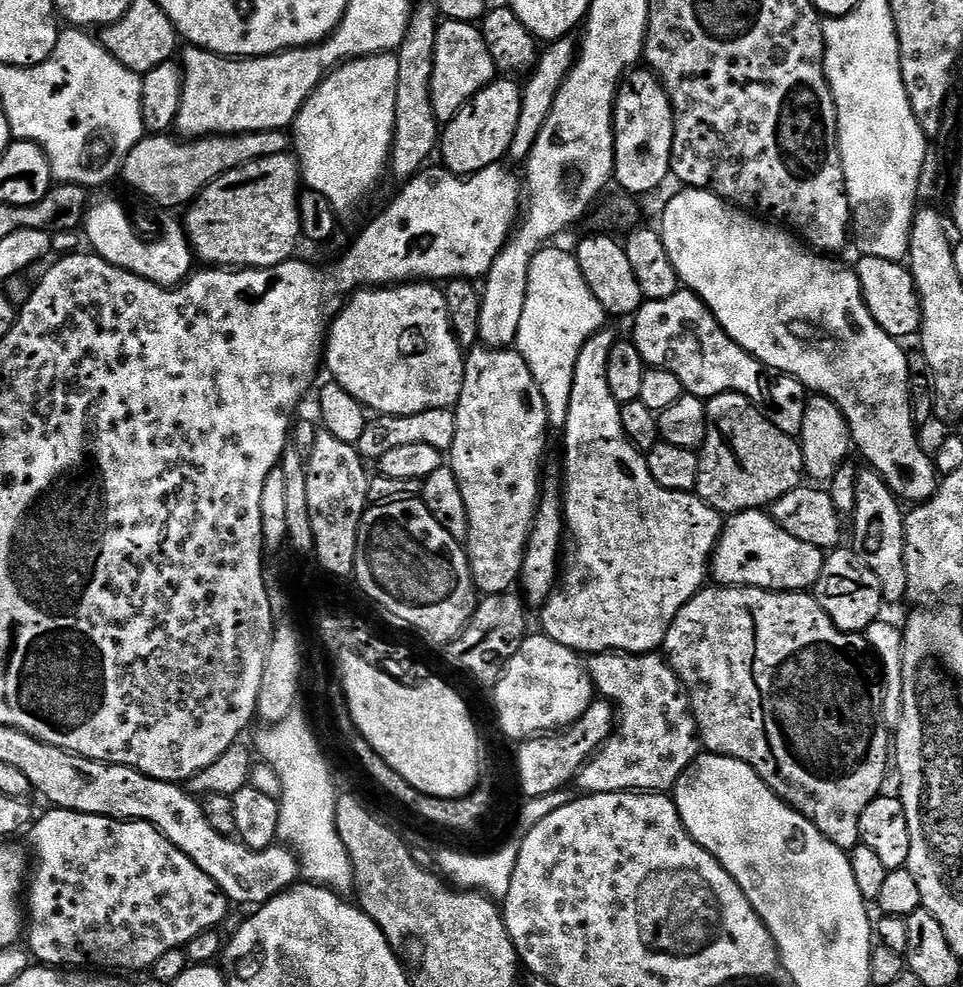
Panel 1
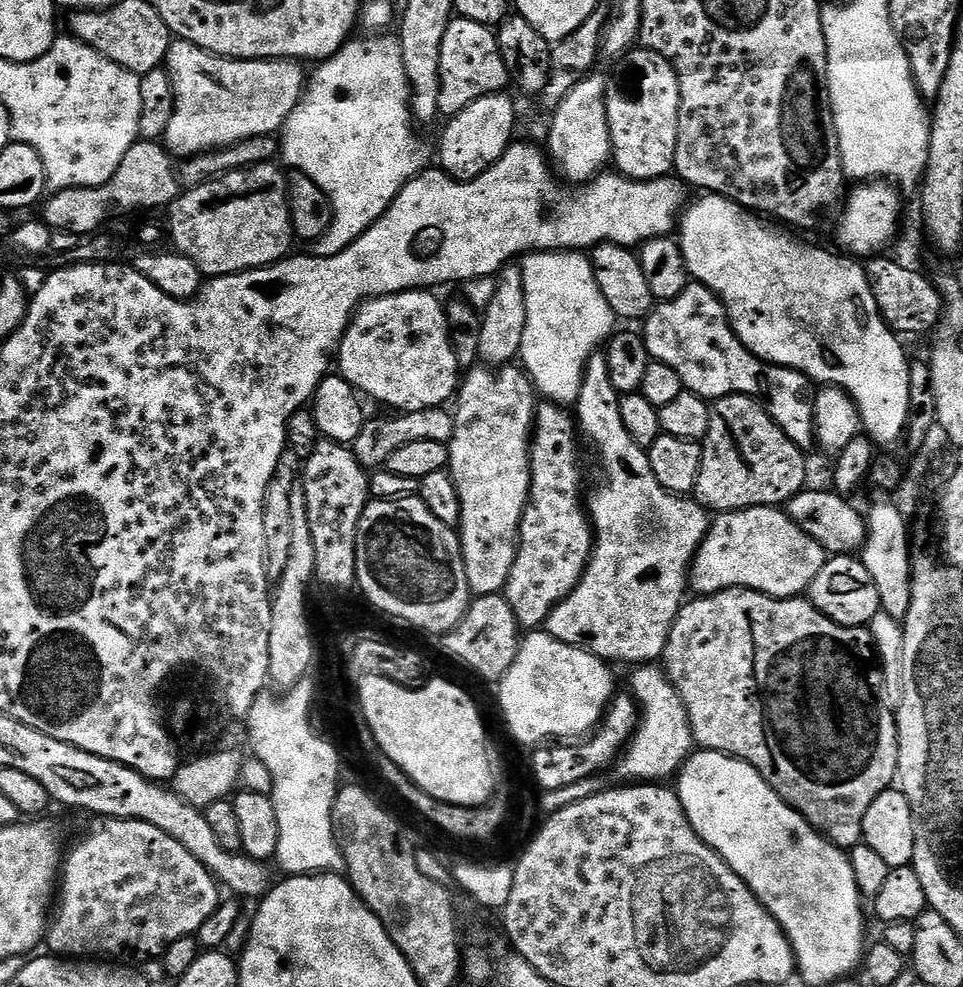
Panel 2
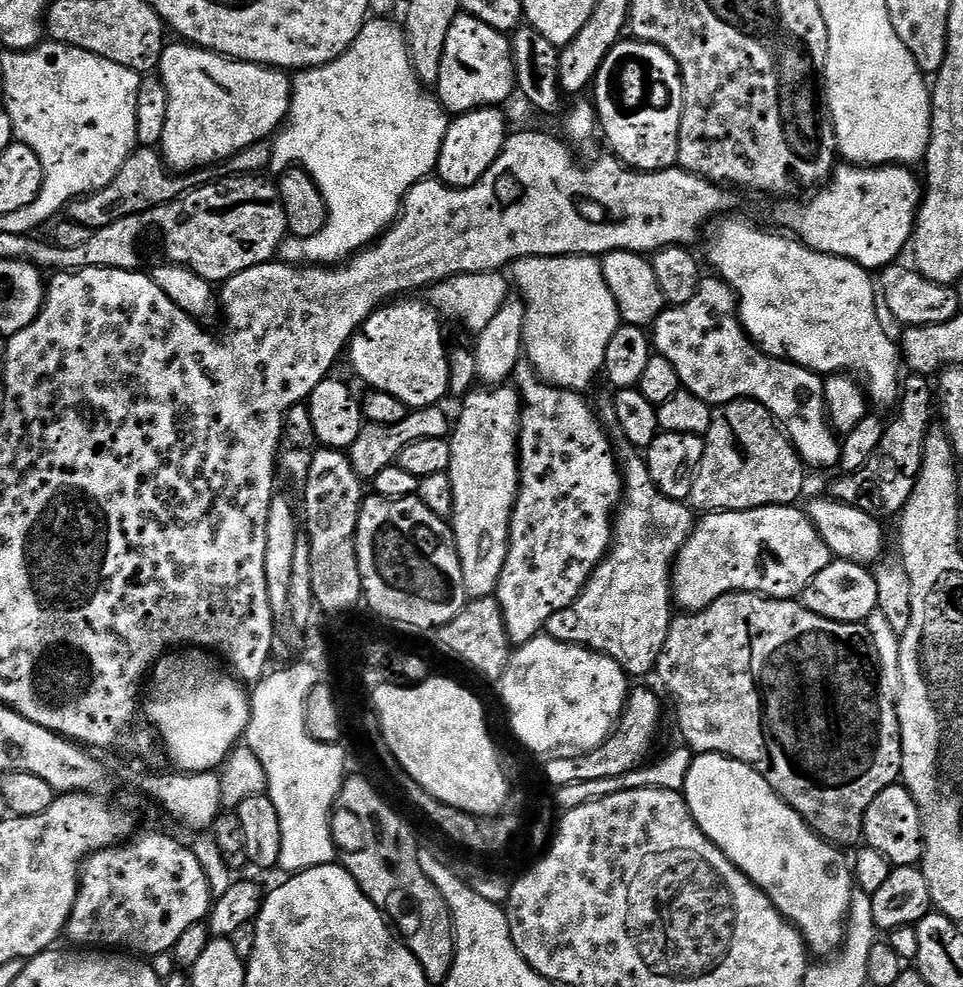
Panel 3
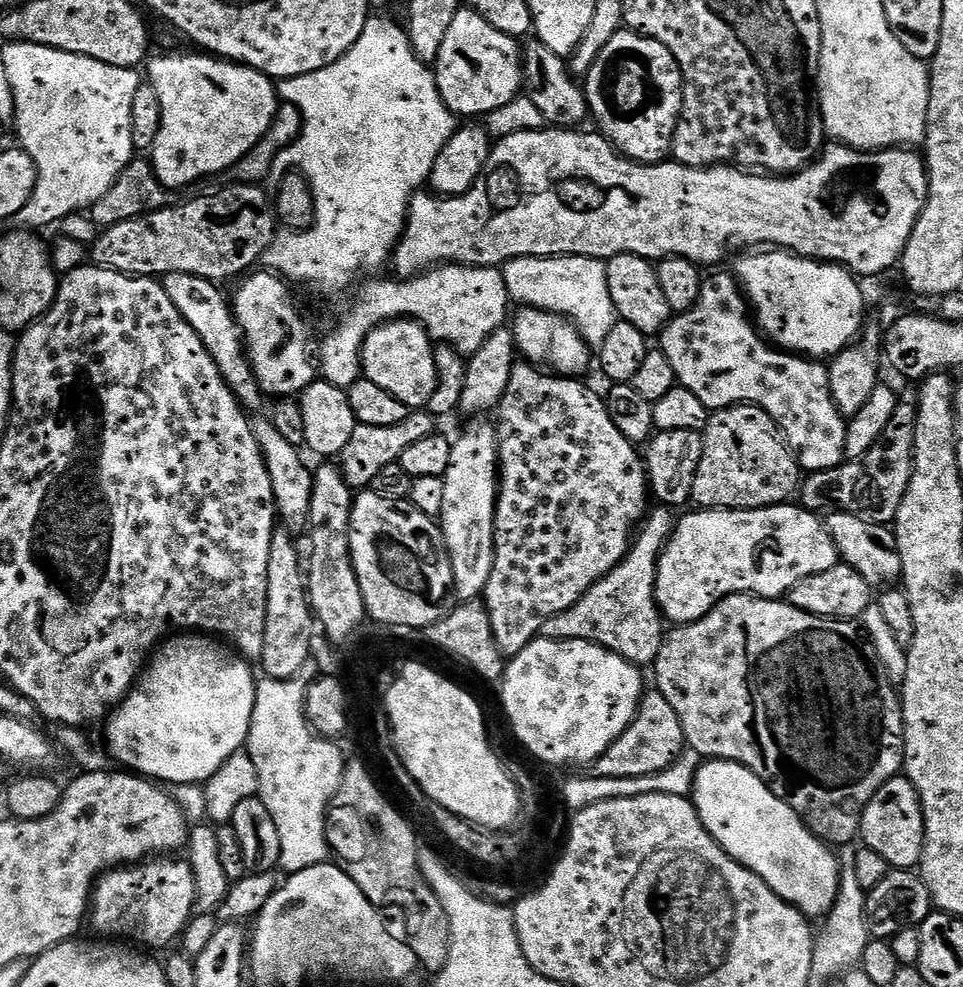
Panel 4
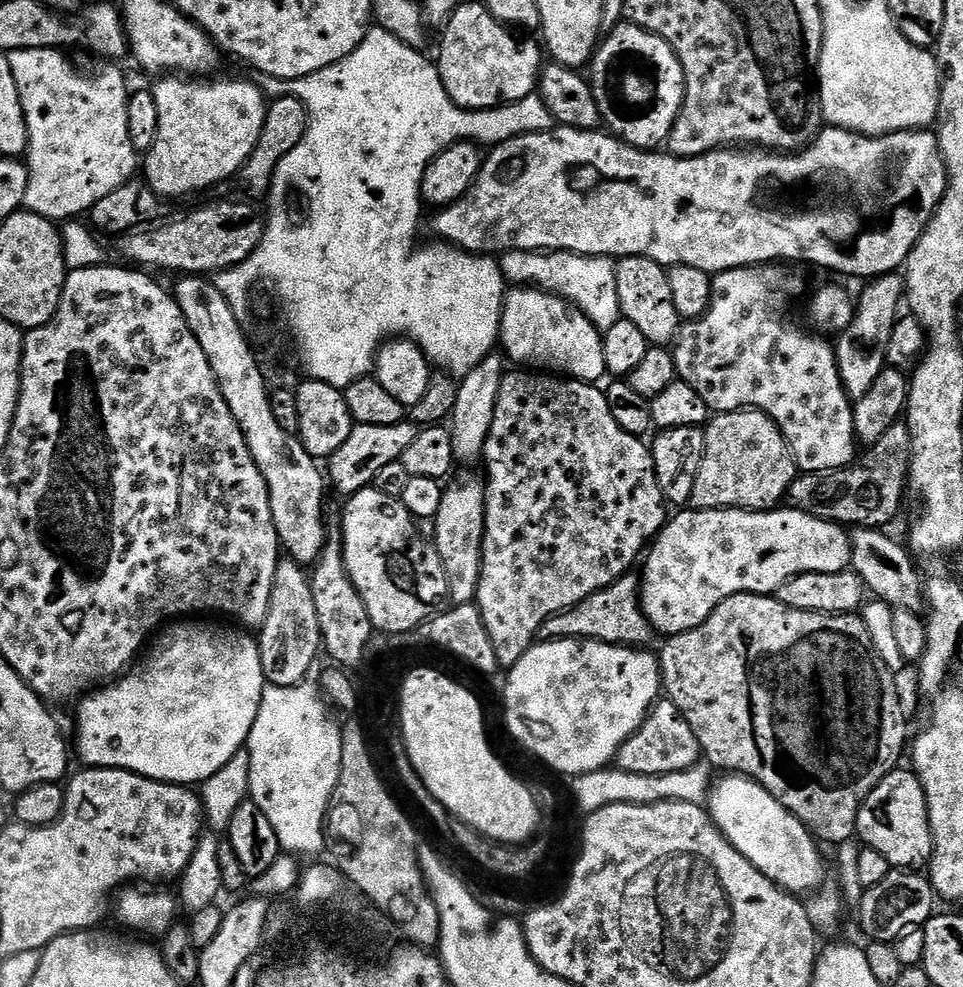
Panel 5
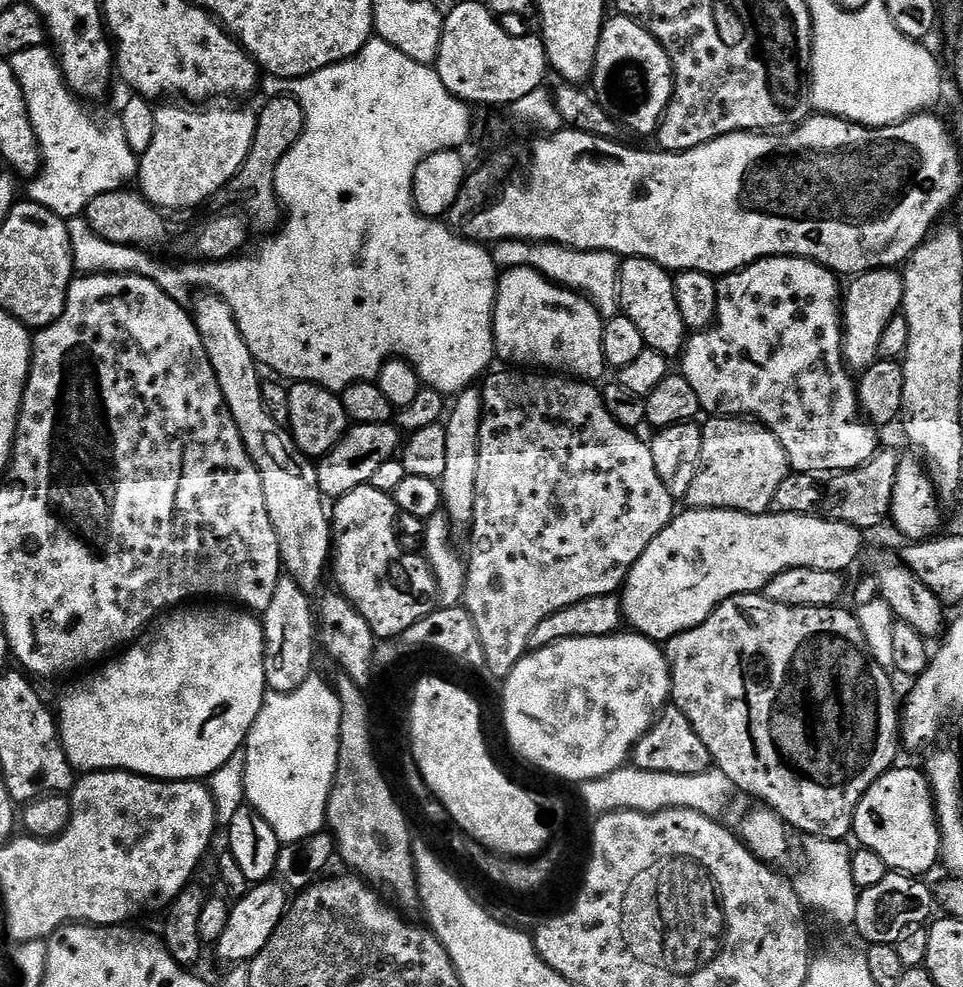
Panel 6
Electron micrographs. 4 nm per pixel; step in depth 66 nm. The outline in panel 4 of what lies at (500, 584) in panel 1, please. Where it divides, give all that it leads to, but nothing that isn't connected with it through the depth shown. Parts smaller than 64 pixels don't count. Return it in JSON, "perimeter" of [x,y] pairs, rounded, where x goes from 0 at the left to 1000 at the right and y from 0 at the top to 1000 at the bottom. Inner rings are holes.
{"perimeter":[[[507,424],[485,427],[482,439],[472,443],[467,472],[459,492],[459,517],[455,524],[457,539],[471,580],[472,607],[478,610],[498,608],[503,603],[509,578],[513,573],[513,525],[517,497],[517,471],[519,456],[515,453],[515,432]]]}

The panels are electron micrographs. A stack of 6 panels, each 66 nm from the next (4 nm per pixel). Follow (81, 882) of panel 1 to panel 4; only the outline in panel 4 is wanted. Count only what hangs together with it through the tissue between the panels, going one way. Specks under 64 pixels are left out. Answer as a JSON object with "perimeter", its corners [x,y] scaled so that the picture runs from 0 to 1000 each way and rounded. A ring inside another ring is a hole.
{"perimeter":[[[155,869],[136,877],[117,879],[100,893],[93,913],[93,936],[96,932],[98,943],[120,954],[136,954],[151,961],[170,960],[186,953],[187,945],[200,929],[202,916],[201,886],[194,870]]]}

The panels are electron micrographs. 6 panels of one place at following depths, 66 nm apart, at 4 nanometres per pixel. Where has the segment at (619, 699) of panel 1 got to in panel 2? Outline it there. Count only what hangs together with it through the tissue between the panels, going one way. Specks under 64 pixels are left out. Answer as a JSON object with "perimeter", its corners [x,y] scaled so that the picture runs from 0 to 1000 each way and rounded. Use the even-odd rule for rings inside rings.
{"perimeter":[[[680,672],[667,673],[655,678],[656,686],[652,689],[651,700],[657,709],[665,723],[665,729],[660,734],[660,740],[656,743],[655,750],[652,751],[647,762],[644,763],[644,769],[638,775],[638,782],[645,786],[648,792],[690,792],[693,786],[698,787],[705,783],[710,777],[710,771],[719,765],[721,761],[721,751],[719,741],[714,732],[712,717],[706,704],[700,699],[700,695],[694,690],[688,676]]]}

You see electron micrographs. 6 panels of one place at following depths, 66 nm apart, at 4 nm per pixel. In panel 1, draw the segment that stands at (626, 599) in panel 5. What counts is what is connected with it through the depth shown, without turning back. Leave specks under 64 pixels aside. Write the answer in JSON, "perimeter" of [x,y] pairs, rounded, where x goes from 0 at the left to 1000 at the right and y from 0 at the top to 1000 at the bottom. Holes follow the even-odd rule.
{"perimeter":[[[624,334],[618,336],[609,347],[609,351],[604,351],[604,359],[600,359],[600,371],[596,371],[596,395],[592,395],[592,419],[588,419],[588,428],[584,435],[586,441],[586,482],[584,481],[584,518],[586,520],[586,530],[588,532],[588,558],[584,563],[584,579],[579,584],[579,591],[573,598],[573,605],[563,613],[560,617],[561,632],[564,643],[575,646],[575,650],[579,650],[584,655],[588,655],[592,660],[599,663],[618,663],[620,661],[651,661],[654,665],[667,665],[670,661],[681,661],[688,653],[692,642],[696,638],[696,630],[700,630],[700,626],[704,622],[704,618],[708,618],[708,614],[712,614],[712,610],[717,606],[721,606],[728,596],[732,595],[733,589],[737,584],[737,572],[739,570],[739,558],[744,556],[744,551],[748,548],[748,541],[752,537],[753,528],[750,526],[749,520],[738,515],[733,508],[728,507],[726,503],[718,498],[697,498],[687,492],[683,492],[683,488],[679,488],[679,484],[675,480],[675,472],[671,465],[670,459],[656,451],[650,444],[650,436],[646,436],[646,419],[644,418],[643,407],[638,403],[638,399],[633,399],[633,387],[629,384],[629,370],[633,363],[633,355],[639,351],[642,340],[641,337],[631,336],[632,334]]]}

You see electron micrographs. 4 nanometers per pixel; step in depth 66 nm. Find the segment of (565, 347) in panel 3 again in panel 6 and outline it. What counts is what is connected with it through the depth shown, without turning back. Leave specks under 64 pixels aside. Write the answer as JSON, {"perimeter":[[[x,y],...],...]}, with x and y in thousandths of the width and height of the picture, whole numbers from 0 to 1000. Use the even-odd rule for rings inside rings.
{"perimeter":[[[517,243],[510,248],[511,263],[516,273],[553,272],[567,283],[586,292],[610,300],[618,308],[623,319],[630,322],[641,319],[644,310],[644,268],[645,260],[636,255],[605,255],[599,251],[590,251],[587,247],[553,245],[551,243]]]}

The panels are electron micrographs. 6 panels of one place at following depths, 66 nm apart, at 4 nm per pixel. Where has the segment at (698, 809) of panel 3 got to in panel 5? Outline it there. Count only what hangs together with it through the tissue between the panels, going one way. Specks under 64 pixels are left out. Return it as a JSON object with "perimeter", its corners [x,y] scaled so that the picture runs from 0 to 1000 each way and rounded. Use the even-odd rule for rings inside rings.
{"perimeter":[[[763,784],[749,785],[738,795],[733,822],[744,840],[760,854],[762,861],[766,861],[771,869],[775,869],[815,904],[843,906],[853,899],[856,871],[847,860],[848,852],[839,838],[820,821],[812,818],[785,790]]]}

